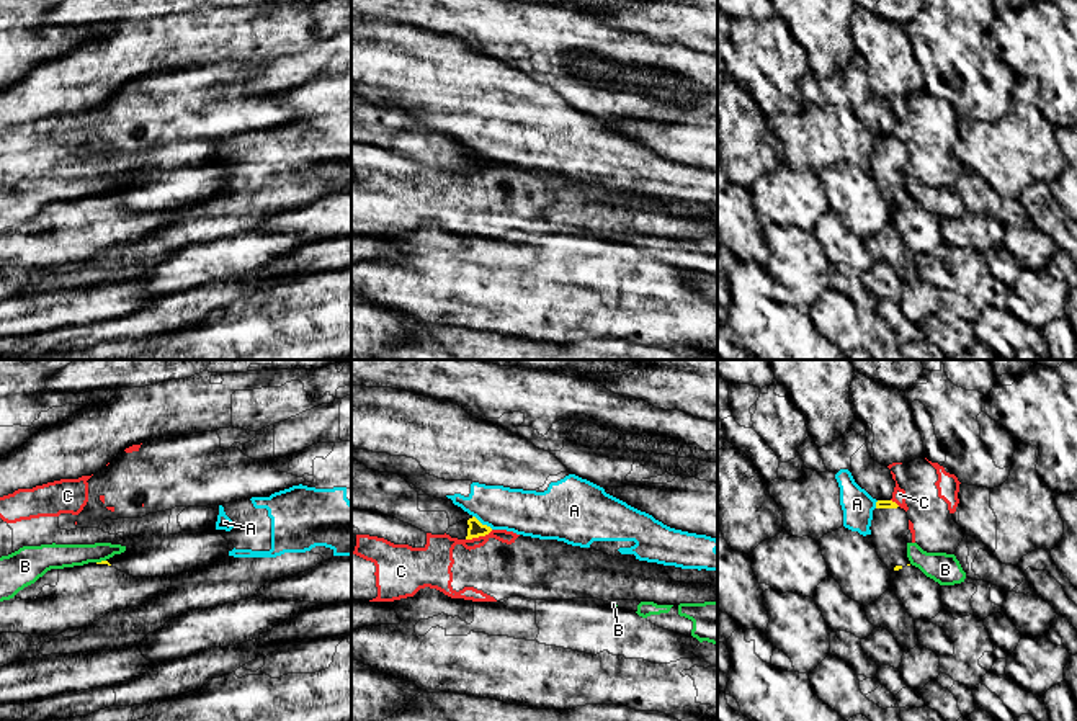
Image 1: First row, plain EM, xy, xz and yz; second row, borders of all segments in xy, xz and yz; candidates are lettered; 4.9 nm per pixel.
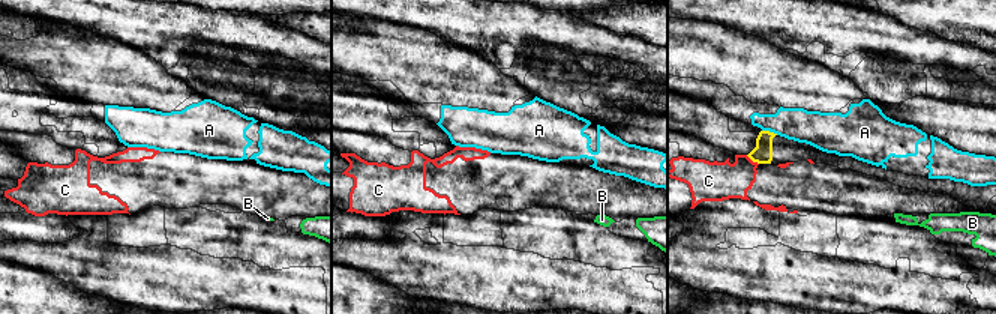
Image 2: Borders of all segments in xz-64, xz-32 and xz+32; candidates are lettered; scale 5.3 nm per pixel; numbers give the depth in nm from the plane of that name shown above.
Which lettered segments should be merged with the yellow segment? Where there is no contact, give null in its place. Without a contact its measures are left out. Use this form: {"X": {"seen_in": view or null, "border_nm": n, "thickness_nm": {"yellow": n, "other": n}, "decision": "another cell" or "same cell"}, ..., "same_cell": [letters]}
{"A": {"seen_in": "xz", "border_nm": 120, "thickness_nm": {"yellow": 80, "other": 220}, "decision": "another cell"}, "B": {"seen_in": "xy", "border_nm": 50, "thickness_nm": {"yellow": 20, "other": 130}, "decision": "another cell"}, "C": {"seen_in": "xz", "border_nm": 140, "thickness_nm": {"yellow": 80, "other": 170}, "decision": "another cell"}, "same_cell": []}

